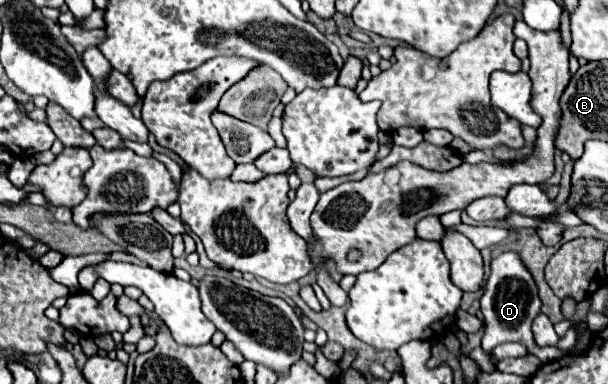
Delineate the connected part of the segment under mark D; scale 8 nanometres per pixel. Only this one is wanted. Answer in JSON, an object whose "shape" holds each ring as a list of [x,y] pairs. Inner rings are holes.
{"shape":[[[504,252],[498,258],[492,260],[492,272],[486,280],[486,288],[484,294],[480,298],[482,302],[482,314],[484,314],[484,338],[482,338],[482,348],[484,352],[491,354],[492,348],[496,348],[498,344],[504,342],[520,342],[528,348],[528,352],[540,358],[541,362],[548,363],[564,356],[578,356],[584,354],[588,350],[590,344],[590,334],[584,332],[582,338],[576,342],[574,348],[570,350],[560,350],[556,346],[538,347],[534,344],[532,338],[532,320],[534,316],[540,312],[540,298],[538,298],[538,288],[530,276],[530,272],[526,270],[526,266],[522,264],[522,260],[518,258],[516,252]]]}

